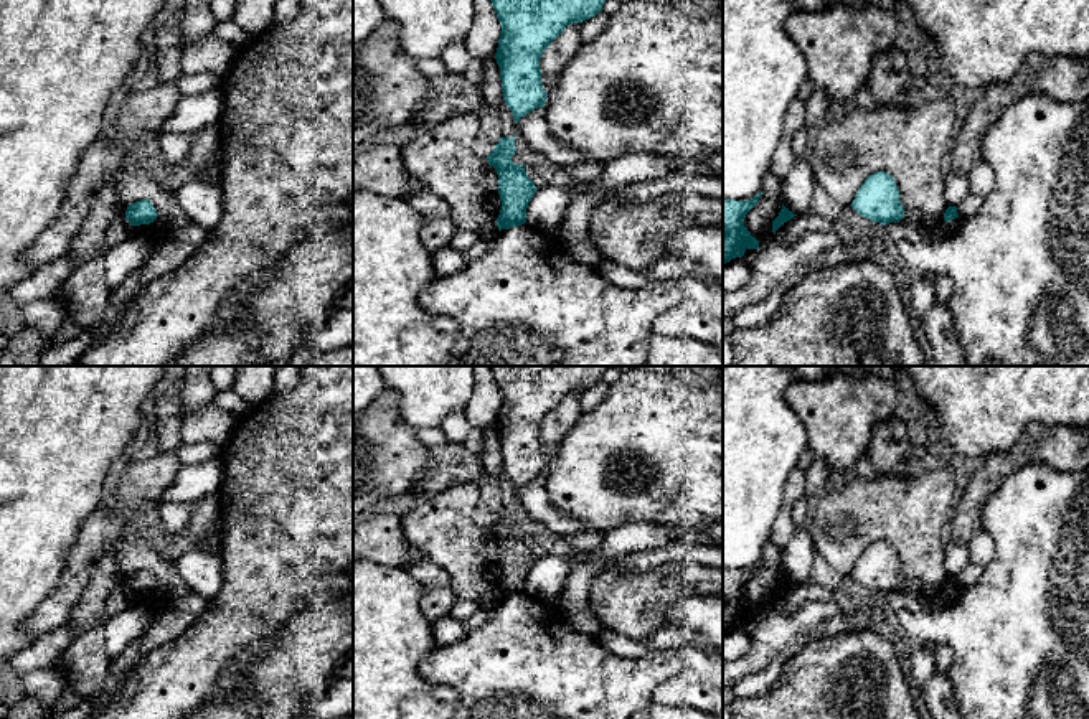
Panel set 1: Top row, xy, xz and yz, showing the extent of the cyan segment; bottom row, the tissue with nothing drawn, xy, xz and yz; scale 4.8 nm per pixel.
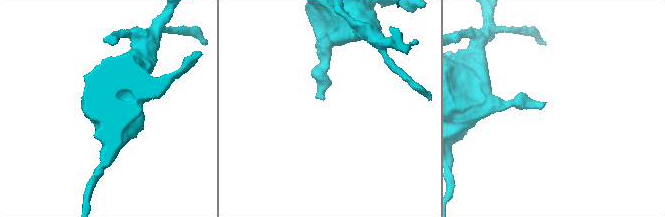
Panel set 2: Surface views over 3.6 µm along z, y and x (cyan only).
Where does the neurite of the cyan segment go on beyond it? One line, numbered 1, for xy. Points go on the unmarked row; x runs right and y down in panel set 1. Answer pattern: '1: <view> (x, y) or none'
1: none

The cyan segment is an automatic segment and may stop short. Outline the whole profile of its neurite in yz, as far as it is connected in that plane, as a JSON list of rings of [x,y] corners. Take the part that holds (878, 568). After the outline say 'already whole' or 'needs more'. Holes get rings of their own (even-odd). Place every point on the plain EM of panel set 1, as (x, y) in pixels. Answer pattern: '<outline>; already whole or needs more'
[[[884,541],[870,544],[850,576],[860,585],[883,595],[899,592],[904,587],[898,554],[893,546]]]; already whole

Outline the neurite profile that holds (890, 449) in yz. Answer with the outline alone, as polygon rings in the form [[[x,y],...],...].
[[[893,416],[873,427],[866,455],[878,473],[909,477],[917,470],[912,450],[908,424]]]

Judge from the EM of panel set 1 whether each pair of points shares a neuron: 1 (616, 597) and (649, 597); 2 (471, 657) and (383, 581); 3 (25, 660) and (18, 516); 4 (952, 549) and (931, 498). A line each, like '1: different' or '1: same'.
1: same
2: different
3: different
4: different

